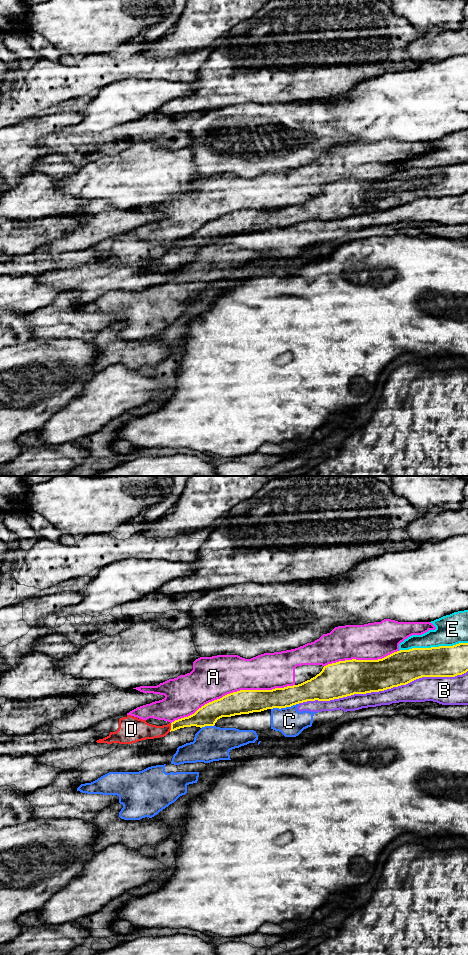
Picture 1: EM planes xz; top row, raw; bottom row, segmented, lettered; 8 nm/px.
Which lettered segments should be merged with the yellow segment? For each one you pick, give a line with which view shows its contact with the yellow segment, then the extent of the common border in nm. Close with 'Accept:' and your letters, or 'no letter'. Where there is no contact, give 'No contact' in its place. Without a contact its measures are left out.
Accept: no letter

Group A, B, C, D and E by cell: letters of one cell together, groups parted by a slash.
A / B C / D / E

